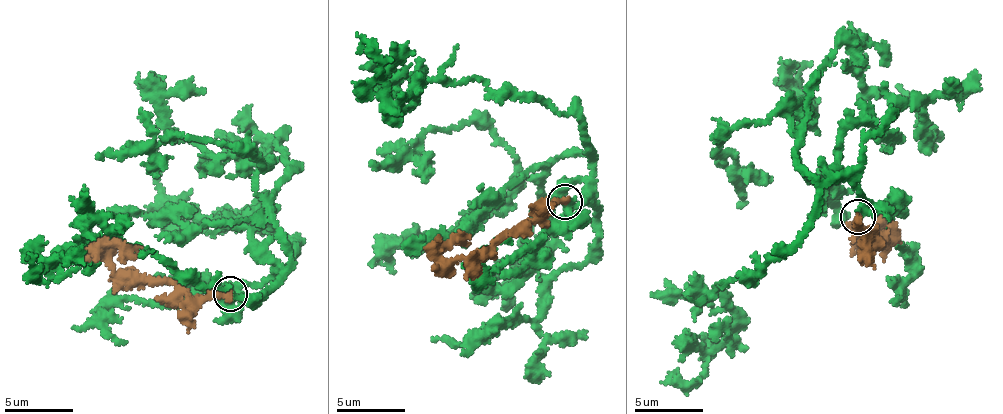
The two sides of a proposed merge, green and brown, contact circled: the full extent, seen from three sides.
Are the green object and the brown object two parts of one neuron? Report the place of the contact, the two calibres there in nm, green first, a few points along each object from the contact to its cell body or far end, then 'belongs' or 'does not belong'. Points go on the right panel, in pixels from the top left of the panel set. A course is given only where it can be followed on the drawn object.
at (858, 217); 220 nm thick on the green side, 240 nm on the other; green runs (857, 217), (862, 196), (839, 178), (811, 228), (708, 296), (734, 323), (705, 373), (676, 370); brown runs (857, 217), (865, 236), (868, 231), (881, 242), (858, 229), (859, 214); belongs

